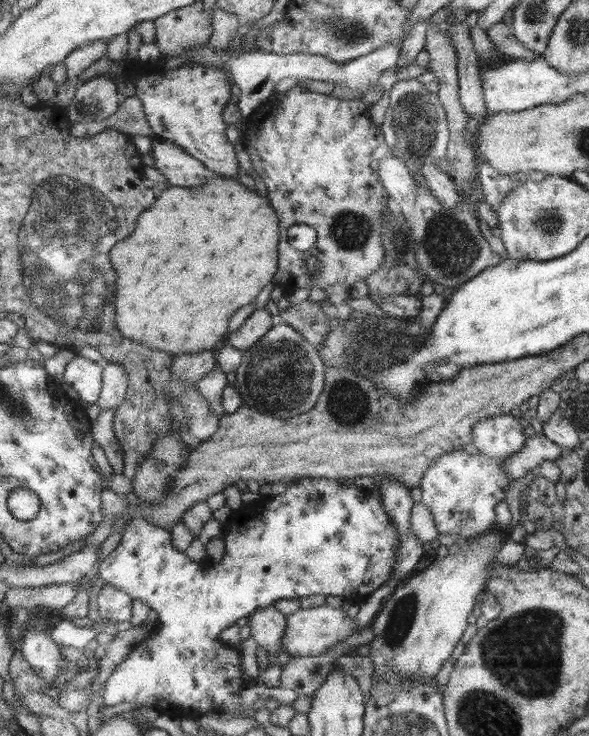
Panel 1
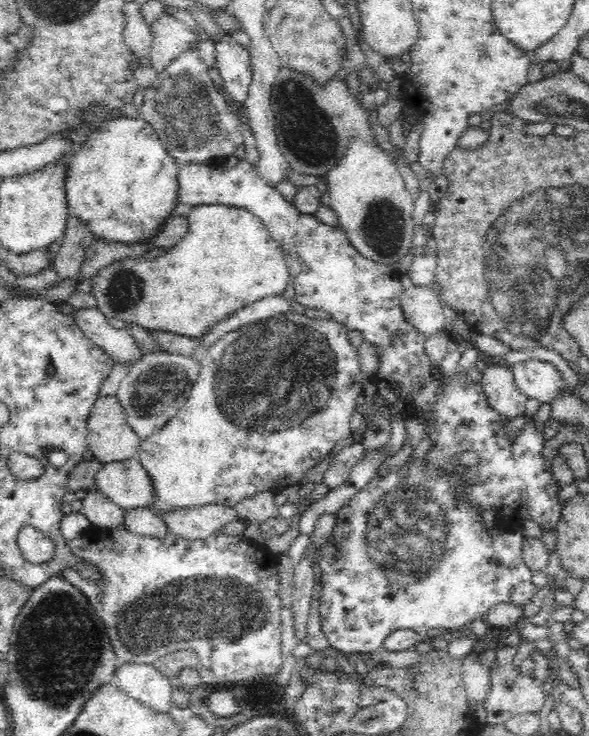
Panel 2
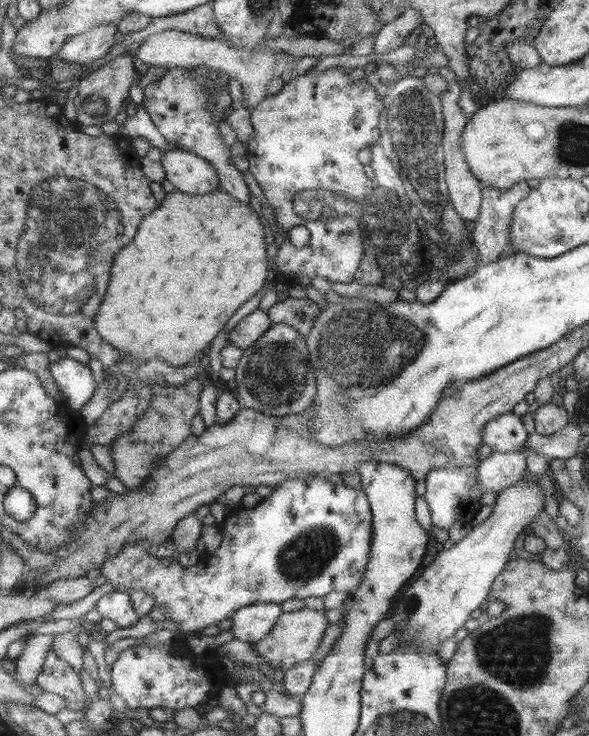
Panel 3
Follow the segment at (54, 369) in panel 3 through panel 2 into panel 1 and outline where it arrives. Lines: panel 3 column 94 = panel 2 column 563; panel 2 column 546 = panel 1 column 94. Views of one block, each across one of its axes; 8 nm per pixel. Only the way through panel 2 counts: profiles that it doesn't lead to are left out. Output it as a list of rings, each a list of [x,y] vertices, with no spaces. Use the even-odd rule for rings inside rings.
[[[76,354],[67,364],[63,379],[79,395],[78,403],[85,407],[97,404],[103,390],[104,367]]]

